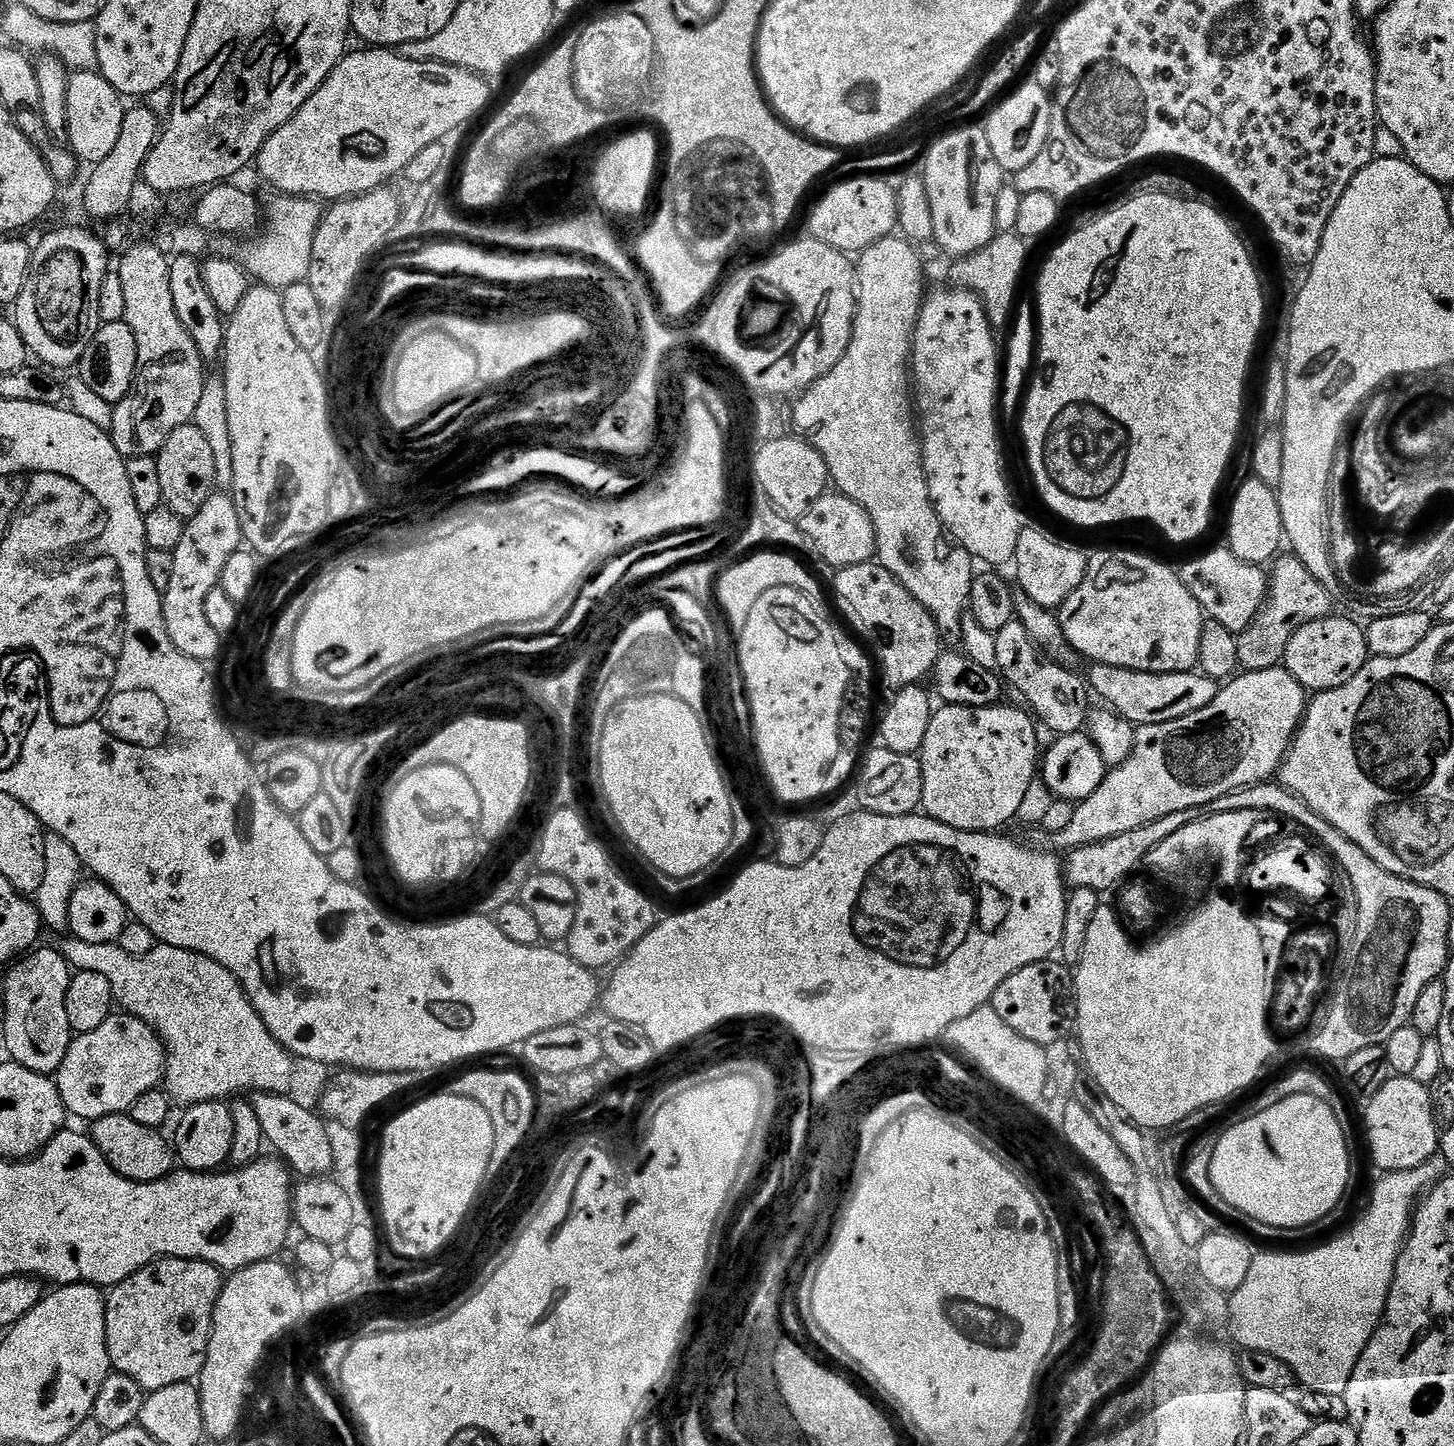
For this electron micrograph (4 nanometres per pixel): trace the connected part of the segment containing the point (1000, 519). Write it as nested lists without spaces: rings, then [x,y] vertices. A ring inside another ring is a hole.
[[[947,286],[941,292],[929,291],[924,298],[924,304],[920,307],[920,317],[916,319],[916,326],[912,334],[912,354],[910,357],[910,384],[914,389],[914,408],[918,413],[918,435],[920,446],[924,454],[924,473],[930,490],[932,504],[936,507],[938,518],[942,522],[945,533],[959,547],[966,549],[973,561],[984,563],[984,566],[996,566],[992,564],[1011,565],[1016,558],[1018,550],[1018,538],[1022,521],[1020,521],[1020,508],[1008,489],[1008,480],[1004,477],[1004,456],[1000,453],[1000,432],[996,429],[996,408],[998,412],[998,393],[1002,388],[1002,356],[996,353],[997,333],[988,321],[988,315],[979,296],[969,292],[967,288]]]

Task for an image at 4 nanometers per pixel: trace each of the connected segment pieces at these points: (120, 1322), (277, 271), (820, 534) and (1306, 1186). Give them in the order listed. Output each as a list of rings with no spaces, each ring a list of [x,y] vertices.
[[[161,1258],[155,1264],[148,1264],[117,1284],[106,1296],[106,1346],[113,1369],[126,1374],[126,1378],[134,1378],[145,1393],[162,1390],[162,1386],[195,1381],[205,1368],[212,1337],[212,1319],[221,1287],[221,1269],[205,1260],[171,1258]]]
[[[283,194],[275,198],[277,200],[266,208],[266,223],[259,233],[261,236],[257,235],[248,248],[246,271],[253,281],[263,287],[283,290],[307,281],[314,250],[314,234],[320,225],[322,208],[312,198]]]
[[[839,490],[825,491],[799,518],[802,534],[810,538],[812,546],[824,559],[829,569],[839,570],[846,566],[867,564],[876,556],[876,531],[870,514],[858,502]]]
[[[1294,1094],[1278,1102],[1277,1105],[1270,1106],[1261,1112],[1253,1111],[1252,1116],[1245,1120],[1240,1120],[1237,1124],[1232,1124],[1223,1133],[1219,1133],[1215,1148],[1212,1149],[1212,1161],[1210,1162],[1210,1178],[1214,1182],[1214,1190],[1222,1194],[1234,1210],[1254,1218],[1254,1222],[1266,1222],[1266,1226],[1278,1226],[1279,1228],[1305,1228],[1311,1224],[1316,1224],[1326,1214],[1330,1214],[1338,1207],[1341,1207],[1344,1195],[1348,1192],[1348,1179],[1352,1176],[1352,1160],[1348,1157],[1348,1140],[1344,1137],[1344,1128],[1340,1125],[1340,1120],[1336,1117],[1336,1112],[1331,1108],[1332,1104],[1322,1098],[1316,1098],[1310,1094]]]

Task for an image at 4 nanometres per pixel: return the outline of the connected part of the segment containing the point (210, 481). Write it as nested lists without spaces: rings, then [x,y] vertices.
[[[195,423],[178,426],[178,430],[174,430],[170,438],[166,438],[155,457],[164,504],[185,522],[191,520],[194,514],[198,514],[198,510],[202,510],[202,506],[206,506],[213,492],[217,491],[214,453],[210,451],[210,445],[207,444],[202,430],[198,430]]]

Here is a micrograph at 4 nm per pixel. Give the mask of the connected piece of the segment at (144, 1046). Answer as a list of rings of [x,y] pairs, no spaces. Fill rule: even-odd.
[[[113,1014],[98,1030],[81,1032],[73,1039],[54,1079],[65,1109],[78,1119],[91,1122],[110,1114],[131,1113],[142,1094],[161,1087],[165,1063],[164,1043],[155,1028],[136,1016]]]

